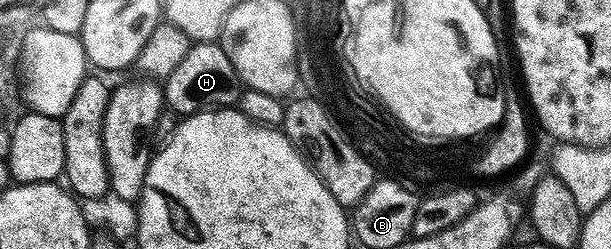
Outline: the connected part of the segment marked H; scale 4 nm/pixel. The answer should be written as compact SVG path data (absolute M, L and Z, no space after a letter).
M205 42L193 45L182 64L163 83L167 109L179 116L203 114L206 110L227 110L239 107L242 83L234 64L220 44Z

